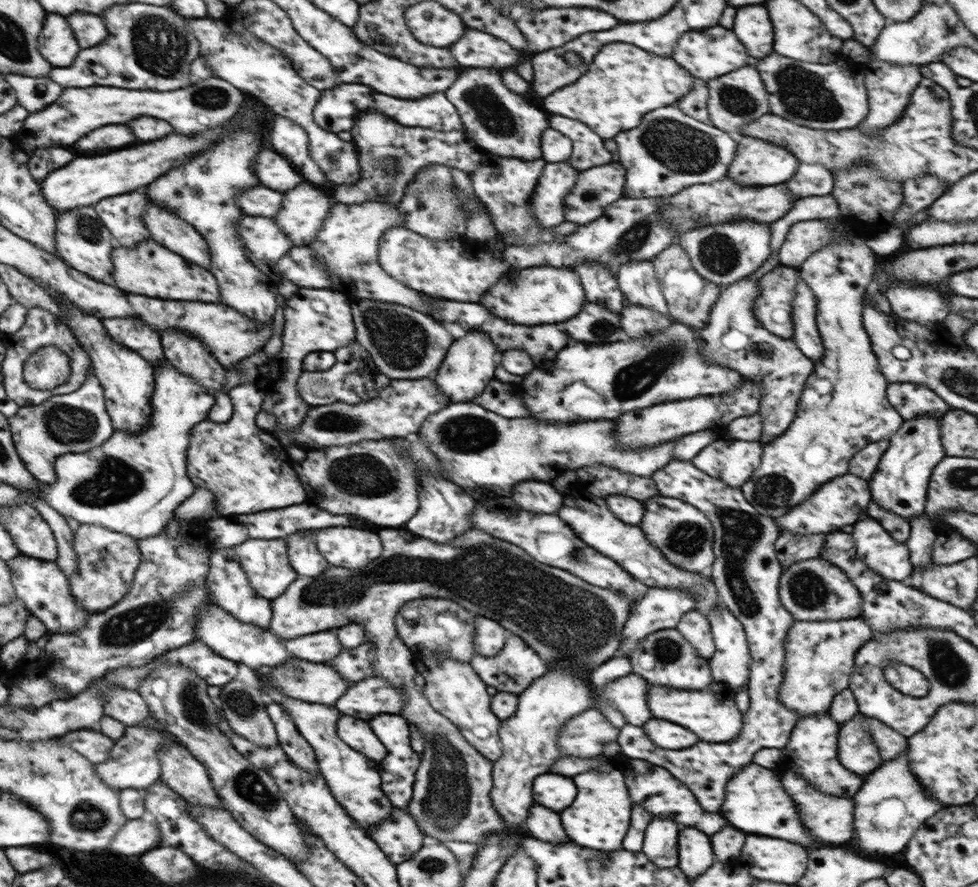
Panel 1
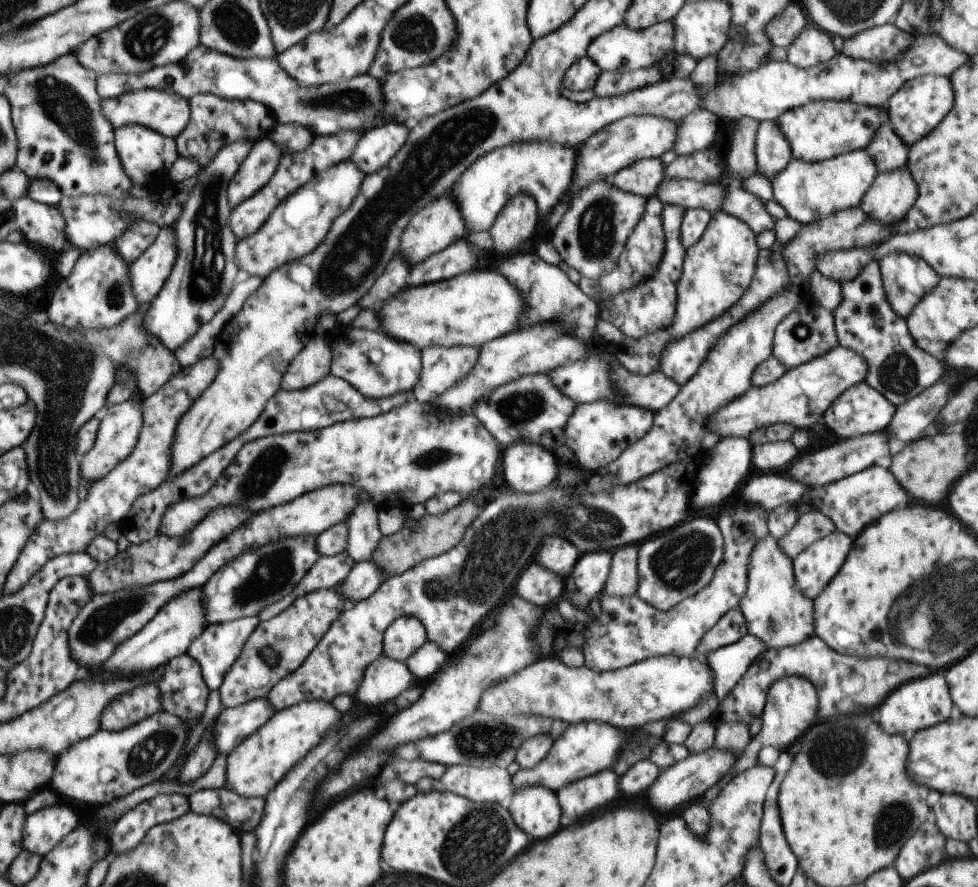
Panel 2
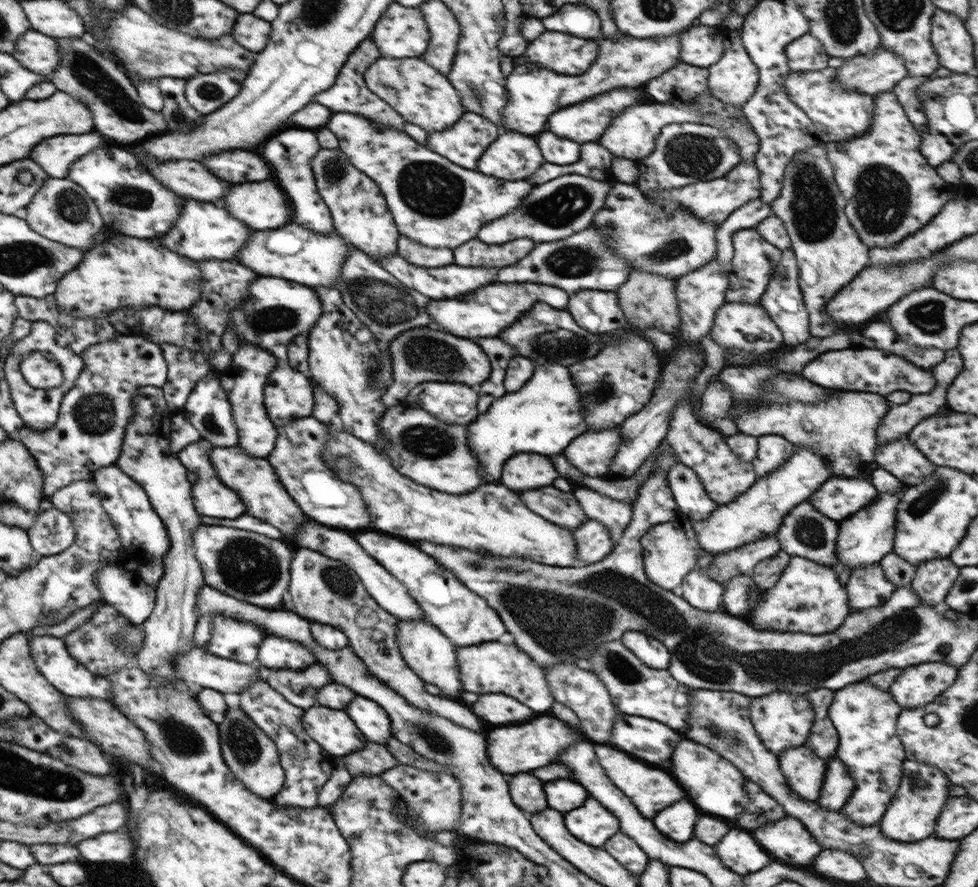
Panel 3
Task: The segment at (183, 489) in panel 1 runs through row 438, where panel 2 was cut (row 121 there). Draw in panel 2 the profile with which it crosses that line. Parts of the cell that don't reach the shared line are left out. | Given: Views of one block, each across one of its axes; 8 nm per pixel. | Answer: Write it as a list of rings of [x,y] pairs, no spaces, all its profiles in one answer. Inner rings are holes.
[[[138,89],[125,92],[119,97],[102,98],[102,108],[106,118],[116,129],[128,125],[144,125],[146,128],[154,129],[164,136],[175,139],[190,126],[190,102],[176,93],[164,89]]]

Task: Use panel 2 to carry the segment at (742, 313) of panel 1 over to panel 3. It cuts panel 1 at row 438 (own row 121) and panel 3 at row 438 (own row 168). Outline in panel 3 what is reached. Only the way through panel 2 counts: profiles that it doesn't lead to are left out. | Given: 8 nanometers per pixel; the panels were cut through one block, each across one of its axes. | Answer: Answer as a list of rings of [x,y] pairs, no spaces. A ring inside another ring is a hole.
[[[764,435],[757,437],[758,448],[753,464],[757,478],[768,476],[773,470],[780,468],[795,451],[795,445],[783,436]]]

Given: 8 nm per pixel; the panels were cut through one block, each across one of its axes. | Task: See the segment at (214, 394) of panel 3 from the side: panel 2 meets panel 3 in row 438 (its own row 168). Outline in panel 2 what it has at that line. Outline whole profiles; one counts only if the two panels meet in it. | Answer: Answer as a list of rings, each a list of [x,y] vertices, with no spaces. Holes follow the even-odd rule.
[[[234,141],[227,144],[215,159],[199,171],[199,183],[192,189],[191,198],[187,200],[187,206],[183,208],[179,219],[173,224],[176,240],[179,241],[179,260],[175,264],[174,271],[163,286],[163,290],[151,301],[151,307],[143,317],[145,331],[148,331],[155,339],[160,339],[169,349],[176,352],[180,346],[194,337],[204,323],[212,316],[218,314],[218,310],[225,305],[234,290],[234,280],[238,274],[239,263],[235,252],[238,247],[238,237],[231,229],[232,208],[227,201],[227,188],[230,179],[240,168],[241,162],[248,156],[252,146],[251,141]]]

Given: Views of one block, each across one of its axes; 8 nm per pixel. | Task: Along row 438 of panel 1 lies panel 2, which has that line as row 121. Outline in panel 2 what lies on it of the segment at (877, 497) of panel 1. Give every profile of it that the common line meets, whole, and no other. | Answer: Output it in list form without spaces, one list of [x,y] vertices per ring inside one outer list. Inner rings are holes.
[[[924,75],[909,80],[890,97],[886,108],[893,131],[909,148],[921,138],[928,136],[928,133],[942,122],[942,118],[952,110],[954,96],[954,88],[949,77]]]

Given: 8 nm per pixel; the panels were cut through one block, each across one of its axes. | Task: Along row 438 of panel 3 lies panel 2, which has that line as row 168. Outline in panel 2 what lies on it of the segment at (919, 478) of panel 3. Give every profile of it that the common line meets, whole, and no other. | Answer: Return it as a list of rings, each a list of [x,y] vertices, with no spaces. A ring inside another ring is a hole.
[[[900,168],[896,172],[878,172],[872,186],[863,196],[860,207],[869,217],[889,227],[907,215],[916,198],[916,182],[912,180],[908,168]]]

